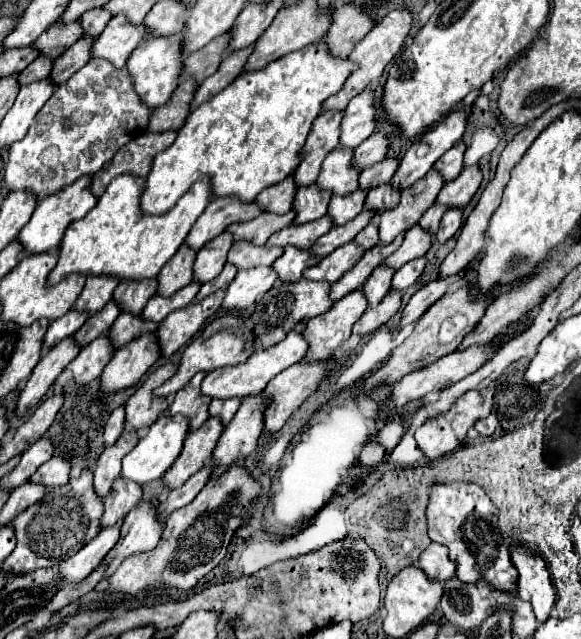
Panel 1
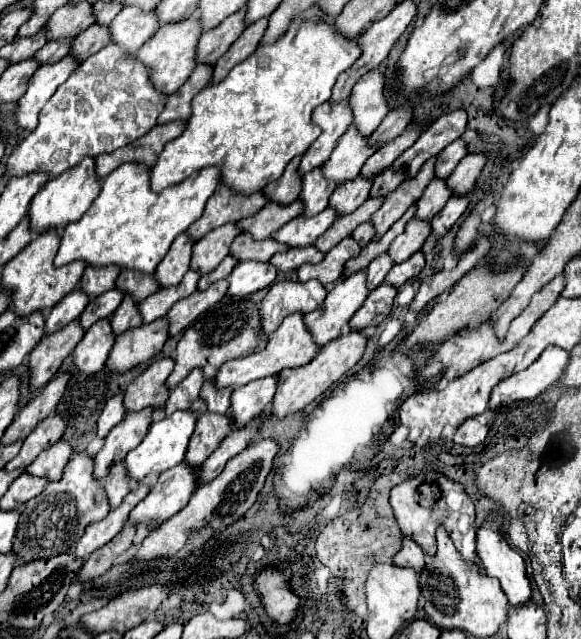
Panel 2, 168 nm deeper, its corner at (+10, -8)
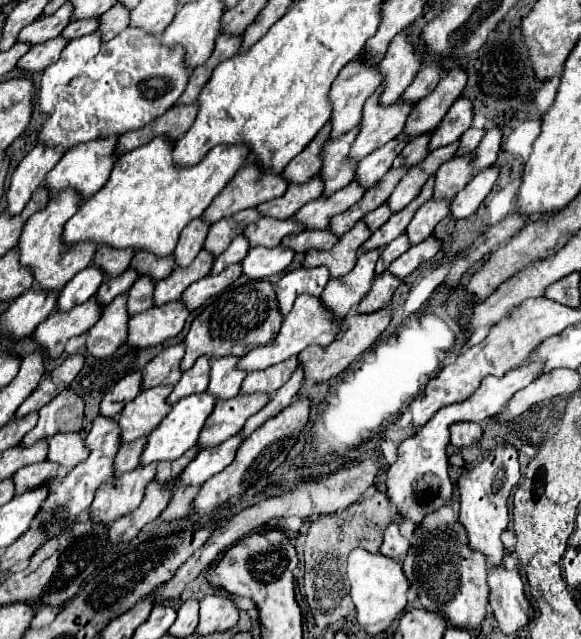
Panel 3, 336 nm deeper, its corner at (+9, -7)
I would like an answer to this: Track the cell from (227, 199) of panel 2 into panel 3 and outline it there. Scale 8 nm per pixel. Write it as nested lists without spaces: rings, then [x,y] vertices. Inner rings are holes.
[[[246,164],[204,210],[202,218],[206,224],[214,224],[240,210],[256,208],[262,202],[280,198],[286,192],[286,188],[288,184],[282,176],[274,178],[274,174],[262,174],[258,166]]]

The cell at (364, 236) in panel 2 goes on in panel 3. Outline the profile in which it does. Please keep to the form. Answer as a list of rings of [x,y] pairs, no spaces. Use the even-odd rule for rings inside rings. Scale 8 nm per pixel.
[[[382,204],[382,206],[376,208],[374,212],[368,212],[368,214],[362,218],[362,222],[374,232],[374,230],[378,230],[388,218],[390,218],[390,210],[388,210],[386,204]]]

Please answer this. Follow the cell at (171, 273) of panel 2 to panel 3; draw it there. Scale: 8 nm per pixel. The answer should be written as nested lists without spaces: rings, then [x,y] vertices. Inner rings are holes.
[[[196,218],[194,222],[190,222],[190,226],[186,226],[186,230],[182,230],[178,246],[174,250],[176,268],[186,268],[192,264],[192,260],[196,258],[196,254],[204,246],[204,238],[208,234],[208,228],[210,226],[202,218]]]

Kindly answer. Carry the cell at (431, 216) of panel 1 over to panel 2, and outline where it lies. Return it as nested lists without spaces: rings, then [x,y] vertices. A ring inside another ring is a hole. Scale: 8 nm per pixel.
[[[433,179],[429,183],[429,187],[423,191],[421,199],[417,201],[417,219],[433,219],[449,201],[449,197],[453,195],[453,191],[447,187],[445,179]]]

